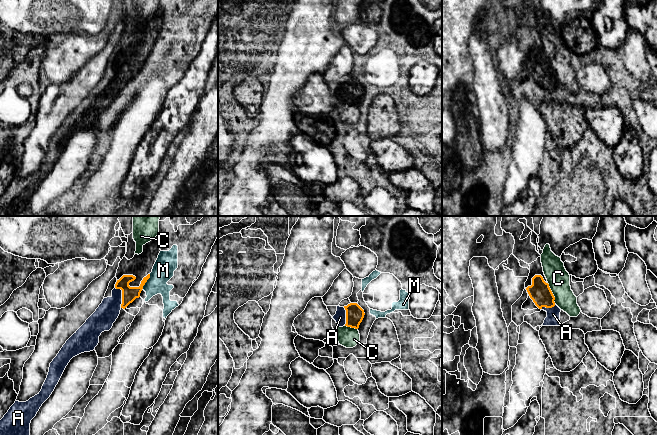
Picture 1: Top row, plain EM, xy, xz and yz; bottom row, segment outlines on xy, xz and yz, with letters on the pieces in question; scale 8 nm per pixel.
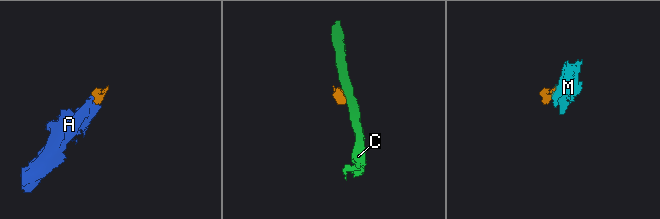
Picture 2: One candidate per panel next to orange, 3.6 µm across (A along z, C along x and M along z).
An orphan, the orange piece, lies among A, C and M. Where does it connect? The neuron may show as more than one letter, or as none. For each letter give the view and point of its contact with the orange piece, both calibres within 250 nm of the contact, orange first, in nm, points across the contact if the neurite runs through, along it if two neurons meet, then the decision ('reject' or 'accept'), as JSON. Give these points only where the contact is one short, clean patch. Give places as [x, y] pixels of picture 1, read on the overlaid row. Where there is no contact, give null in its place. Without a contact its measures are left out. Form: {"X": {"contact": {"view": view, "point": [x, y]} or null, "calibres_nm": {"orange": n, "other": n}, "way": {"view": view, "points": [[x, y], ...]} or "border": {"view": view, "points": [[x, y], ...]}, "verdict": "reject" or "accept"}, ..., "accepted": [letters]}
{"A": {"contact": {"view": "xy", "point": [122, 296]}, "calibres_nm": {"orange": 120, "other": 180}, "way": {"view": "xy", "points": [[129, 294], [122, 296], [102, 319]]}, "verdict": "accept"}, "C": {"contact": {"view": "yz", "point": [552, 293]}, "calibres_nm": {"orange": 170, "other": 180}, "border": {"view": "yz", "points": [[547, 283], [555, 303]]}, "verdict": "reject"}, "M": {"contact": {"view": "xy", "point": [146, 281]}, "calibres_nm": {"orange": 120, "other": 180}, "border": {"view": "xy", "points": [[150, 274], [142, 288]]}, "verdict": "reject"}, "accepted": ["A"]}

